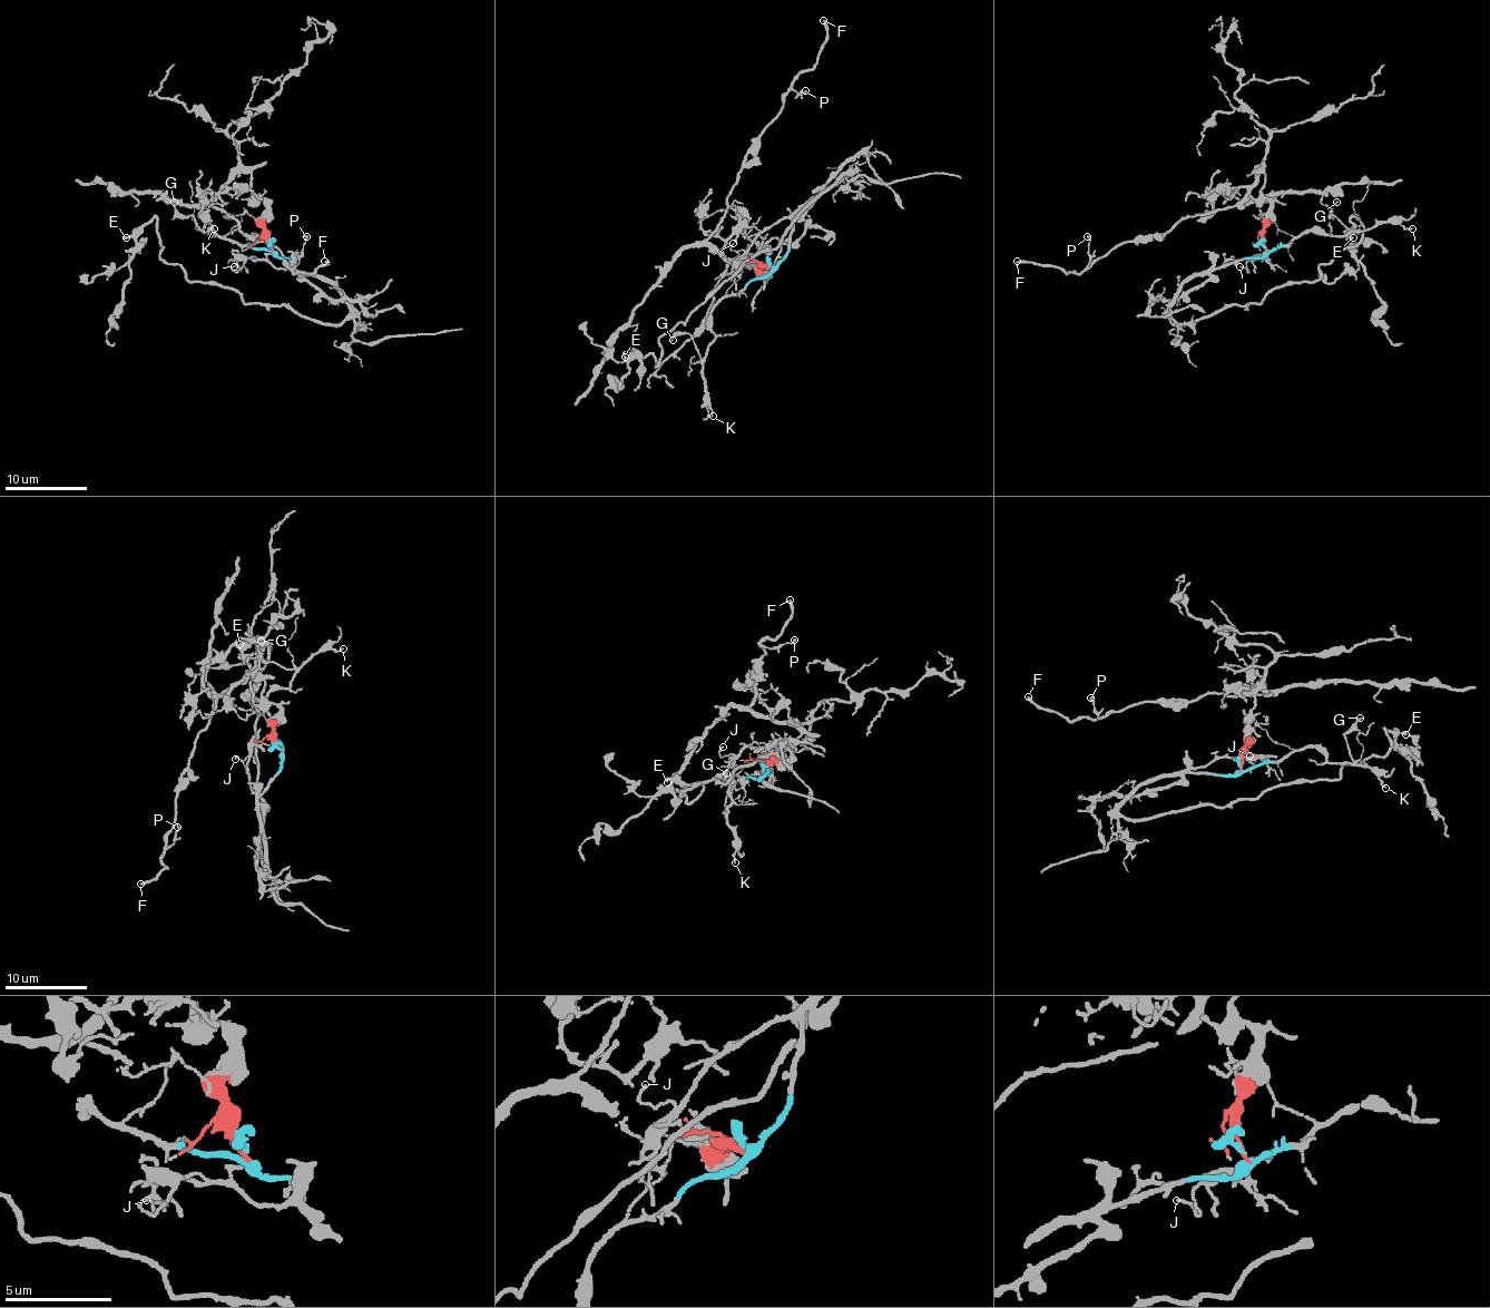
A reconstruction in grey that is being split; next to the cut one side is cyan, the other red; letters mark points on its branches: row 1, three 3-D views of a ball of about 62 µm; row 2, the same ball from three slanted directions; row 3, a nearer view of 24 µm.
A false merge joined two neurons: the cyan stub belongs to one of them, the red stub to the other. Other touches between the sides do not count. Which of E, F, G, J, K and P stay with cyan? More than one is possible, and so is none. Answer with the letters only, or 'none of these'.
E, G, J, K

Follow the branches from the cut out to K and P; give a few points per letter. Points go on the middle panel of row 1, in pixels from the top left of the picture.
K: (771, 269), (762, 276), (725, 295), (711, 313), (715, 341), (705, 354), (703, 378), (713, 417)
P: (771, 269), (764, 274), (729, 260), (708, 235), (744, 155), (783, 97), (805, 91)

